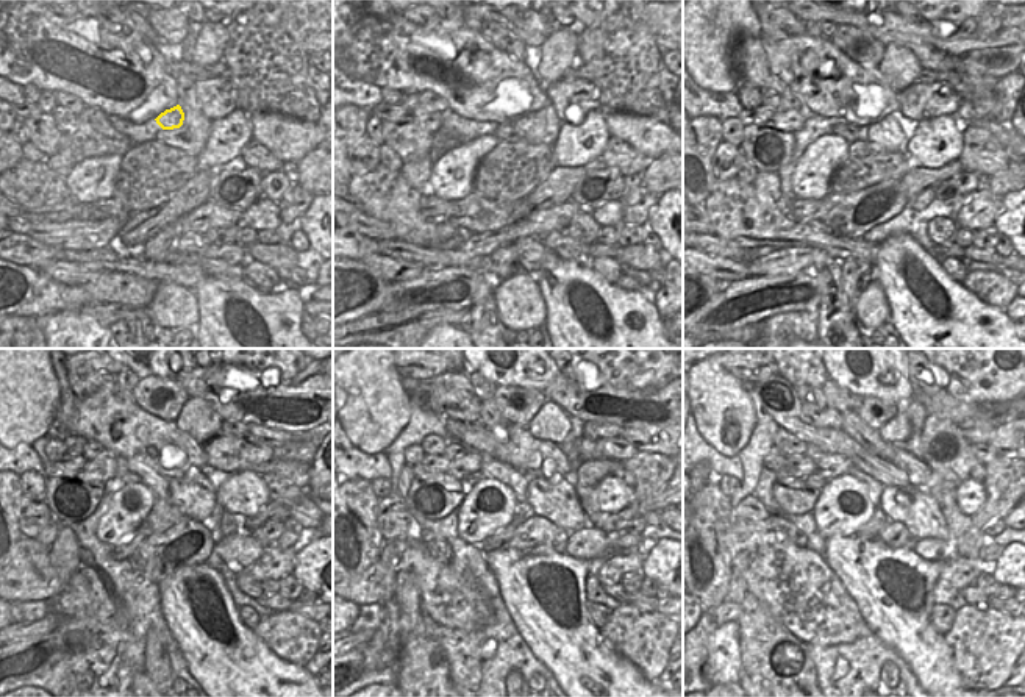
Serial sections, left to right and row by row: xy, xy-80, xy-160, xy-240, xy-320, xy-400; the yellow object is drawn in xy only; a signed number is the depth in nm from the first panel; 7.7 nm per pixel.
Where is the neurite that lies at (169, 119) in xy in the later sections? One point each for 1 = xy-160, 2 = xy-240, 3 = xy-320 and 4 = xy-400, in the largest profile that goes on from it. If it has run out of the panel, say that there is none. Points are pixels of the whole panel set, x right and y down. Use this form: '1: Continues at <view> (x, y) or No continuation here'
1: Continues at xy-160 (886, 133)
2: Continues at xy-240 (194, 493)
3: Continues at xy-320 (555, 499)
4: Continues at xy-400 (913, 507).

